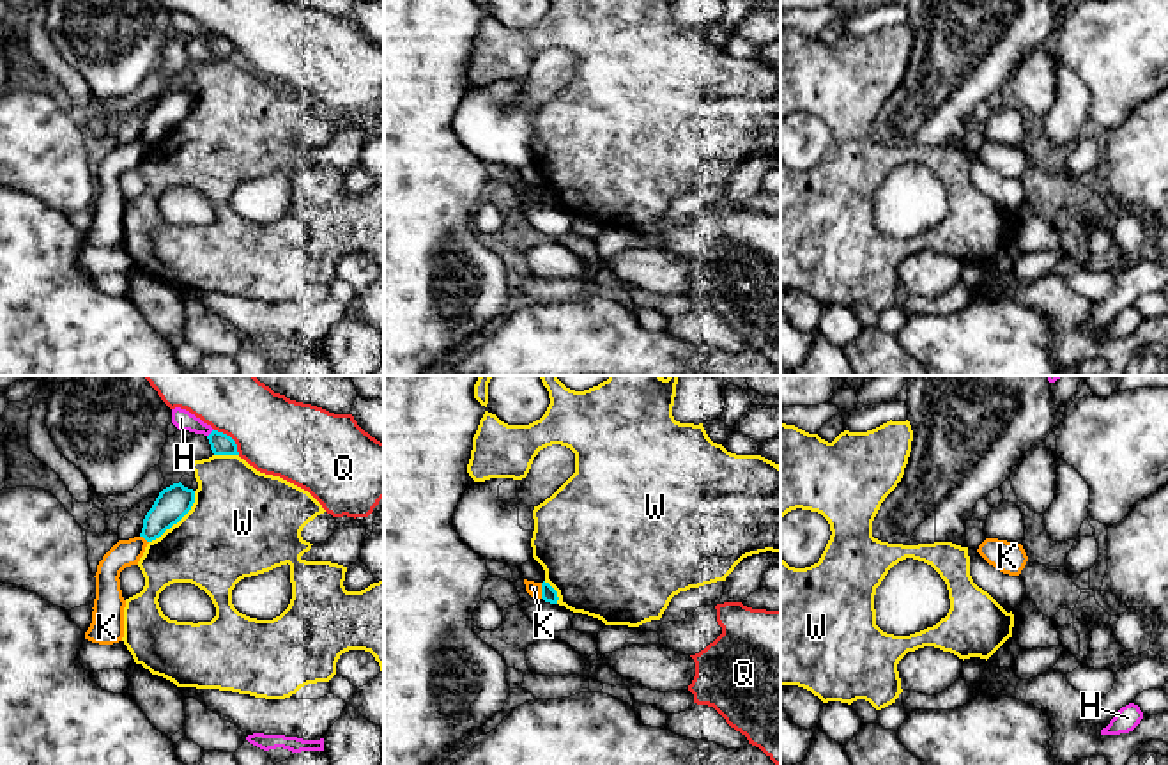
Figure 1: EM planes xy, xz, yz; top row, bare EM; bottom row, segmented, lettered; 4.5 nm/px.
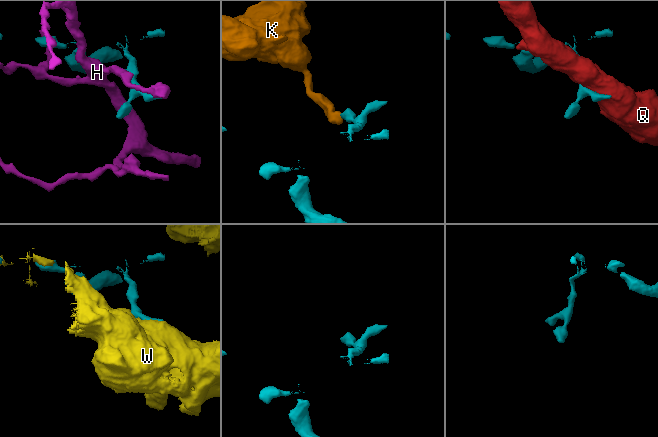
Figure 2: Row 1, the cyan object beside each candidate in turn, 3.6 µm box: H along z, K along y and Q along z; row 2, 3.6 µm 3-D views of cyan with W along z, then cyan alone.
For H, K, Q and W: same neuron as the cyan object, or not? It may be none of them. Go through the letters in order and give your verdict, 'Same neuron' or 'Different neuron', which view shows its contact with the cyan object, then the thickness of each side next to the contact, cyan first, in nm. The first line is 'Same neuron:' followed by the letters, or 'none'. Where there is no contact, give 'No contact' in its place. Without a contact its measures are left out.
Same neuron: none
H: Different neuron. Touches cyan in xy. Thickness 100 nm (cyan) against 90 nm
K: Different neuron. Touches cyan in xz. Thickness 70 nm (cyan) against 70 nm
Q: Different neuron. Touches cyan in xy. Thickness 100 nm (cyan) against 360 nm
W: Different neuron. Touches cyan in xy. Thickness 150 nm (cyan) against 420 nm

